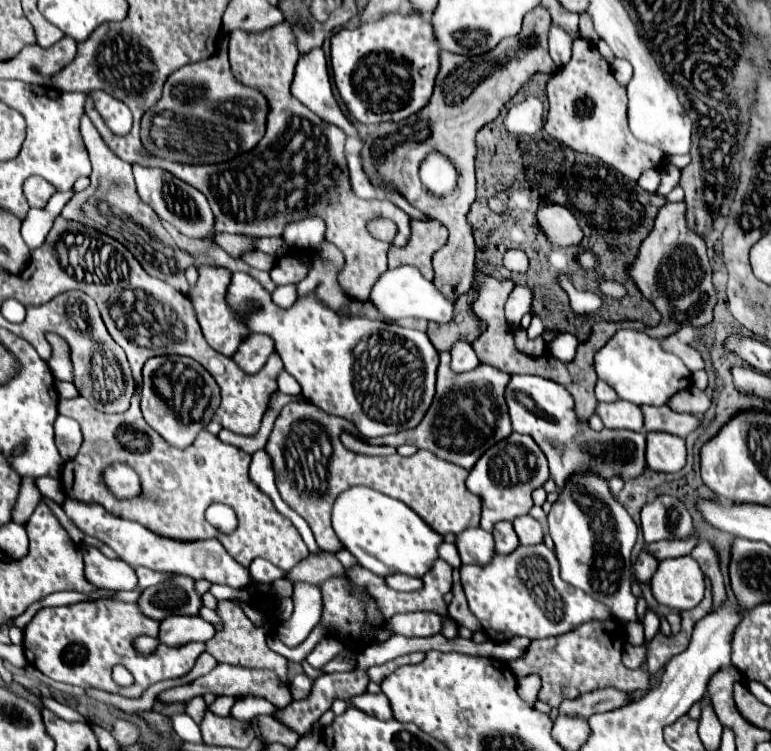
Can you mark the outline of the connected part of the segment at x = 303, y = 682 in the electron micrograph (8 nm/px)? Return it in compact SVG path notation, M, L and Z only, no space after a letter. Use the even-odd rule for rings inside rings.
M300 674L296 676L292 682L290 682L290 690L292 690L292 698L294 700L300 700L300 698L306 698L312 690L313 682L306 676L306 674Z

